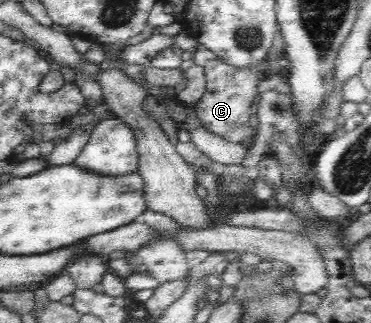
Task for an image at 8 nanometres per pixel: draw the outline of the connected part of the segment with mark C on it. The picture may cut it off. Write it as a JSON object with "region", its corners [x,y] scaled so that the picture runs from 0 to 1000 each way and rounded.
{"region":[[[539,142],[526,158],[526,198],[553,214],[553,291],[523,322],[531,368],[558,406],[585,421],[598,421],[606,433],[631,443],[658,443],[668,449],[685,430],[693,409],[671,387],[677,359],[677,325],[695,294],[695,263],[720,238],[744,229],[763,232],[776,211],[776,176],[771,164],[755,164],[755,176],[728,195],[717,180],[693,198],[674,198],[658,207],[631,207],[582,180],[561,152]]]}

